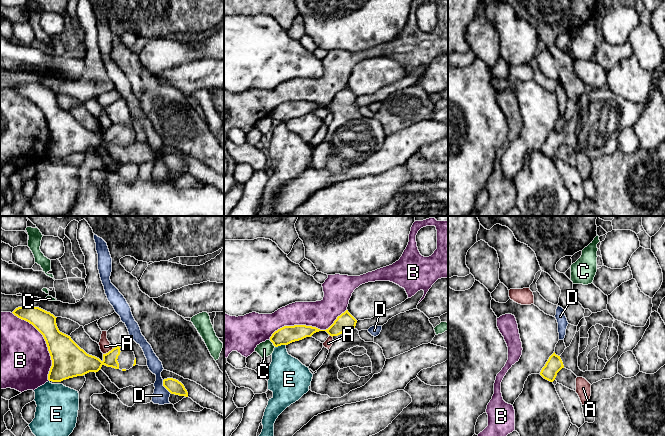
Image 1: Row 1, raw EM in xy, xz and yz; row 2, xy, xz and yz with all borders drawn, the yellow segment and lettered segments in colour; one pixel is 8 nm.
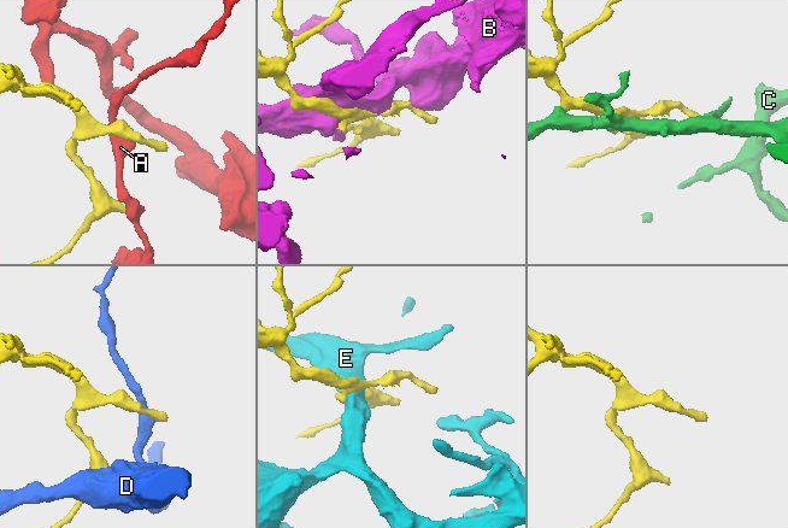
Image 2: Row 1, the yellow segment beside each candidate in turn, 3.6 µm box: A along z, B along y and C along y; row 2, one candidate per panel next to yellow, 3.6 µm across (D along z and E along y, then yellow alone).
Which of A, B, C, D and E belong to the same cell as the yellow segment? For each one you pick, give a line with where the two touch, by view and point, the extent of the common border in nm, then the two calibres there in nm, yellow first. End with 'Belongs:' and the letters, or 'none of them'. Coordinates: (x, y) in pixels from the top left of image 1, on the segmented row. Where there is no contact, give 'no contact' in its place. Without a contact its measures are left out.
Belongs: none of them

